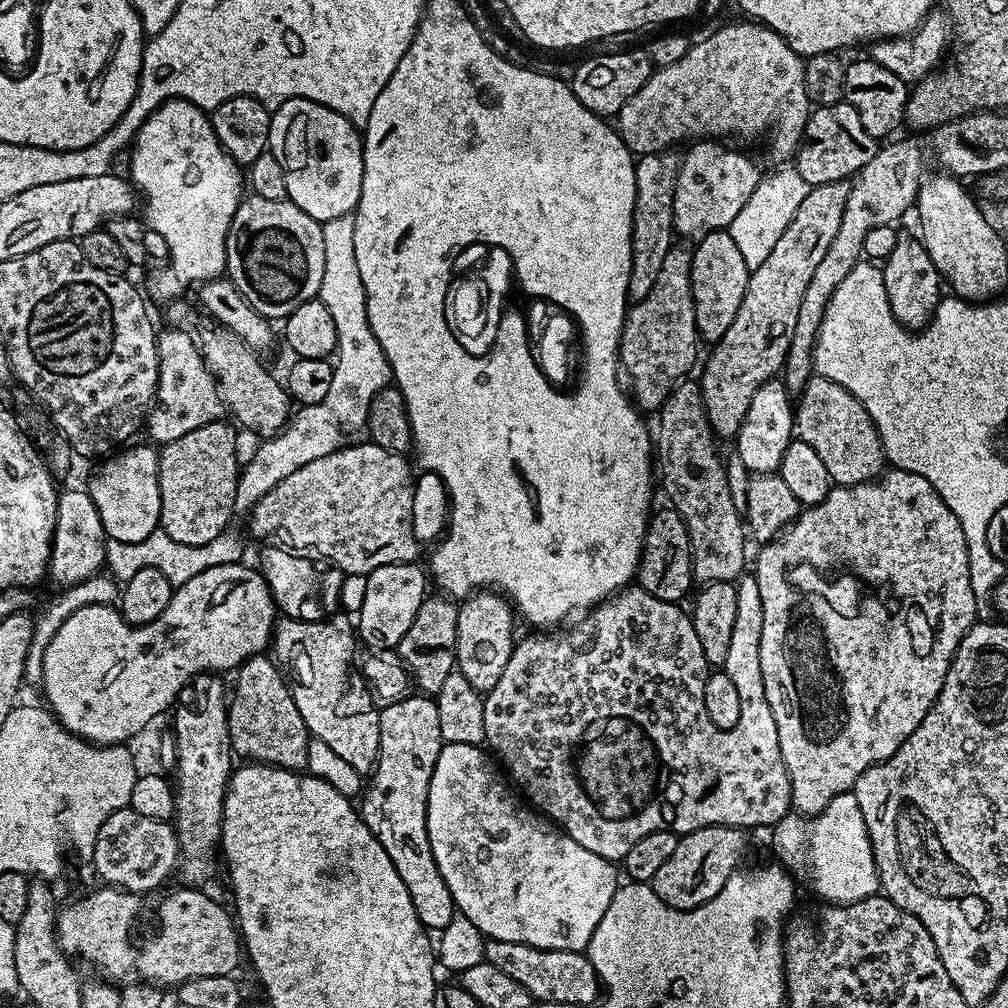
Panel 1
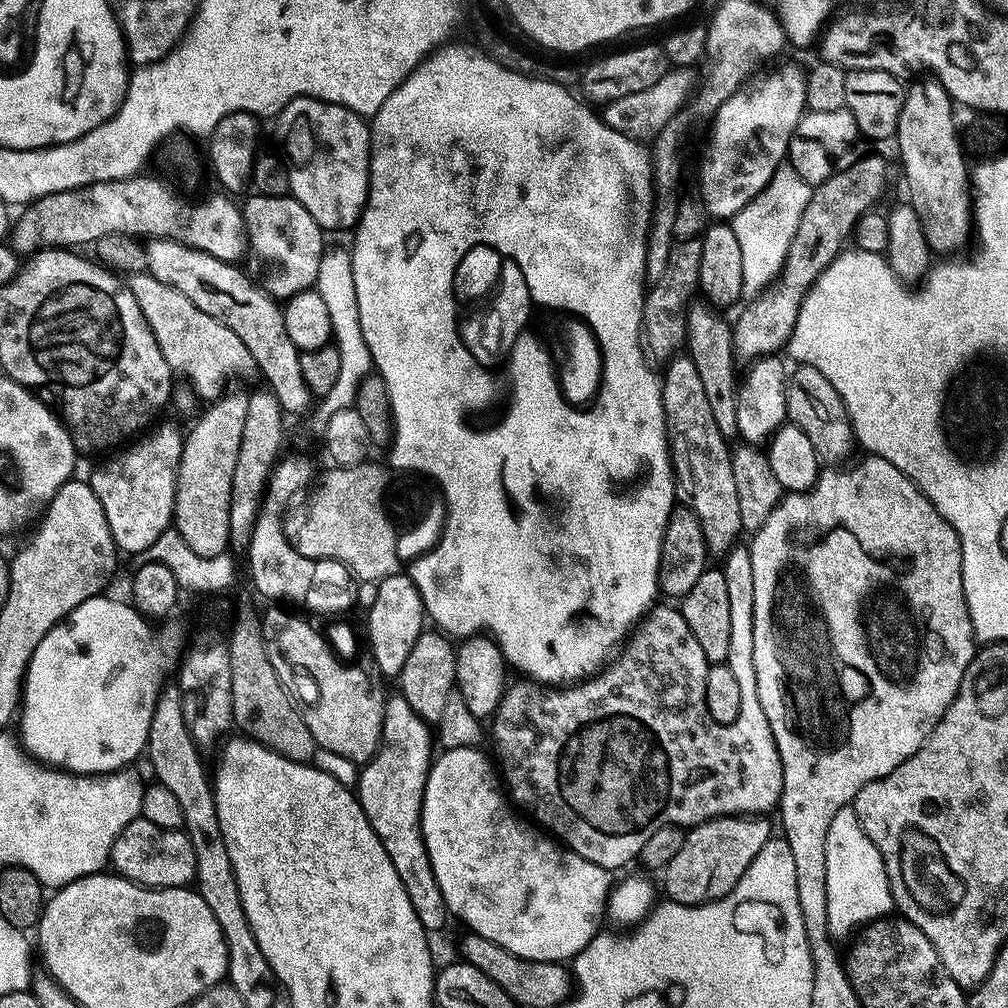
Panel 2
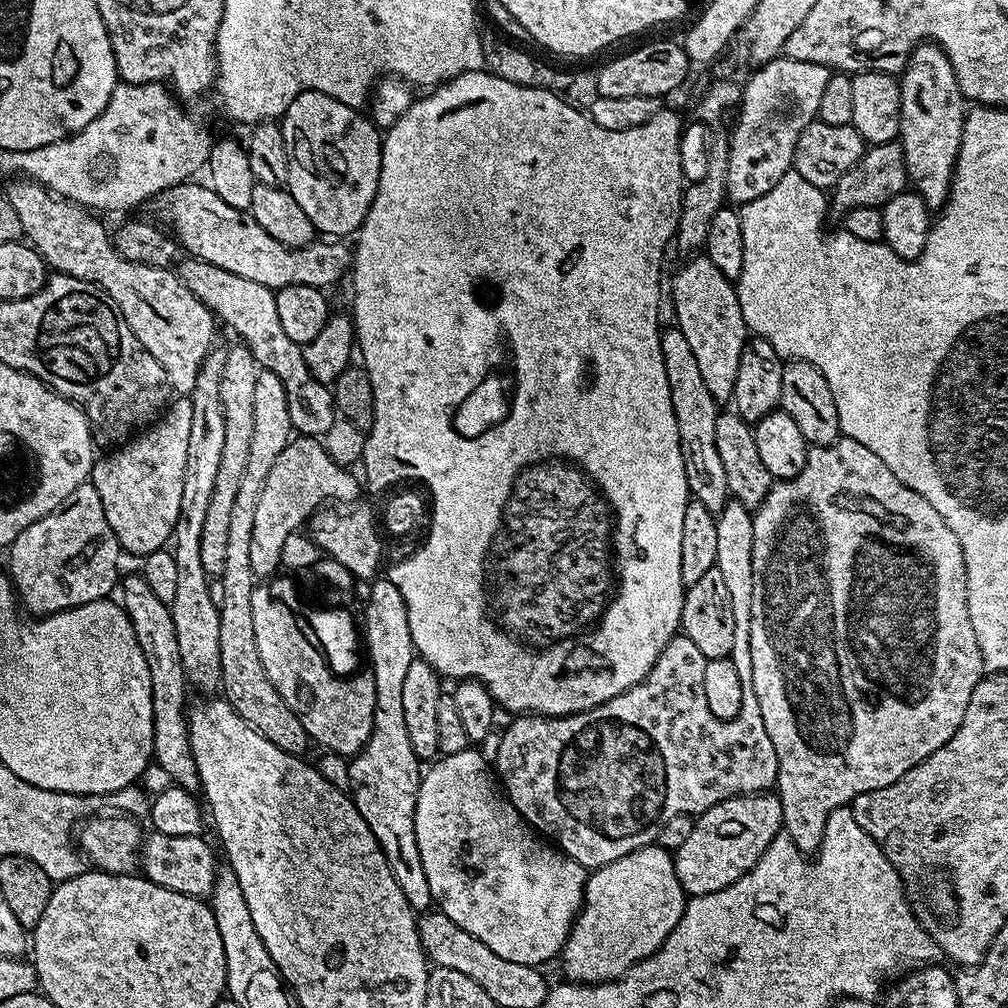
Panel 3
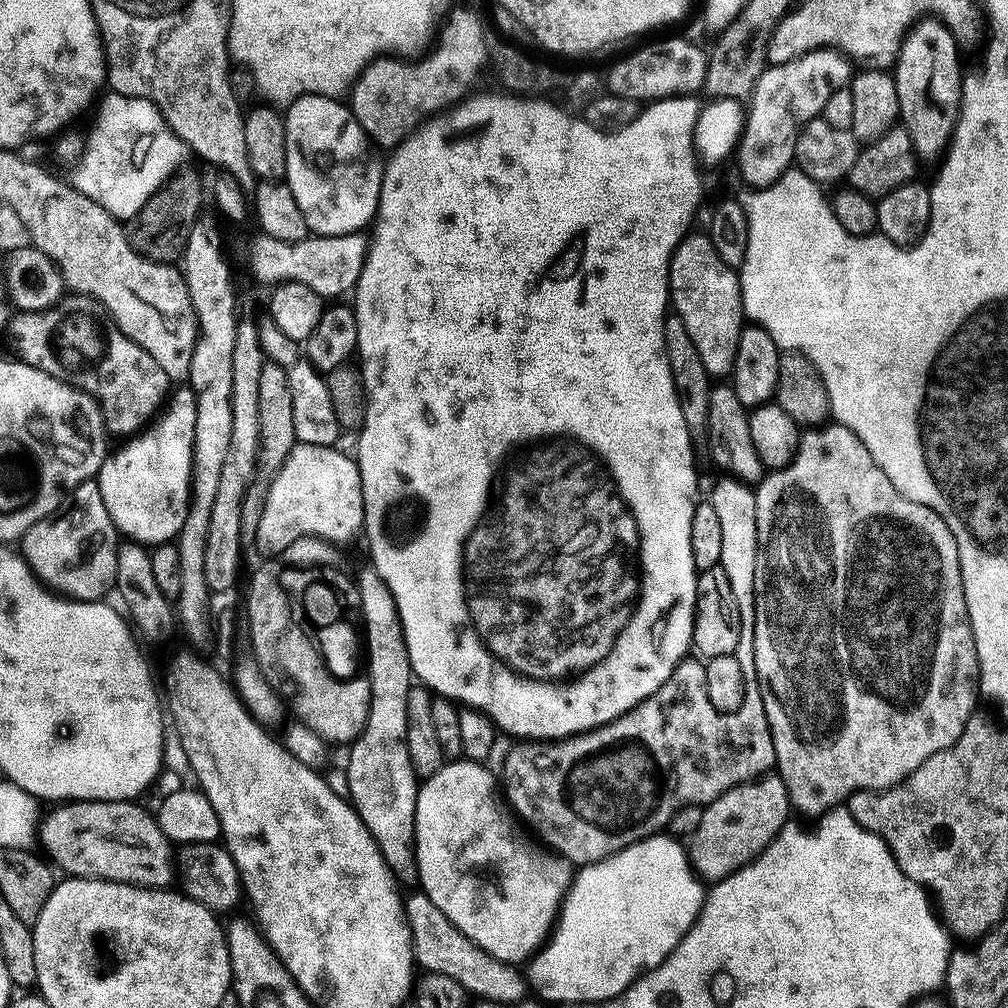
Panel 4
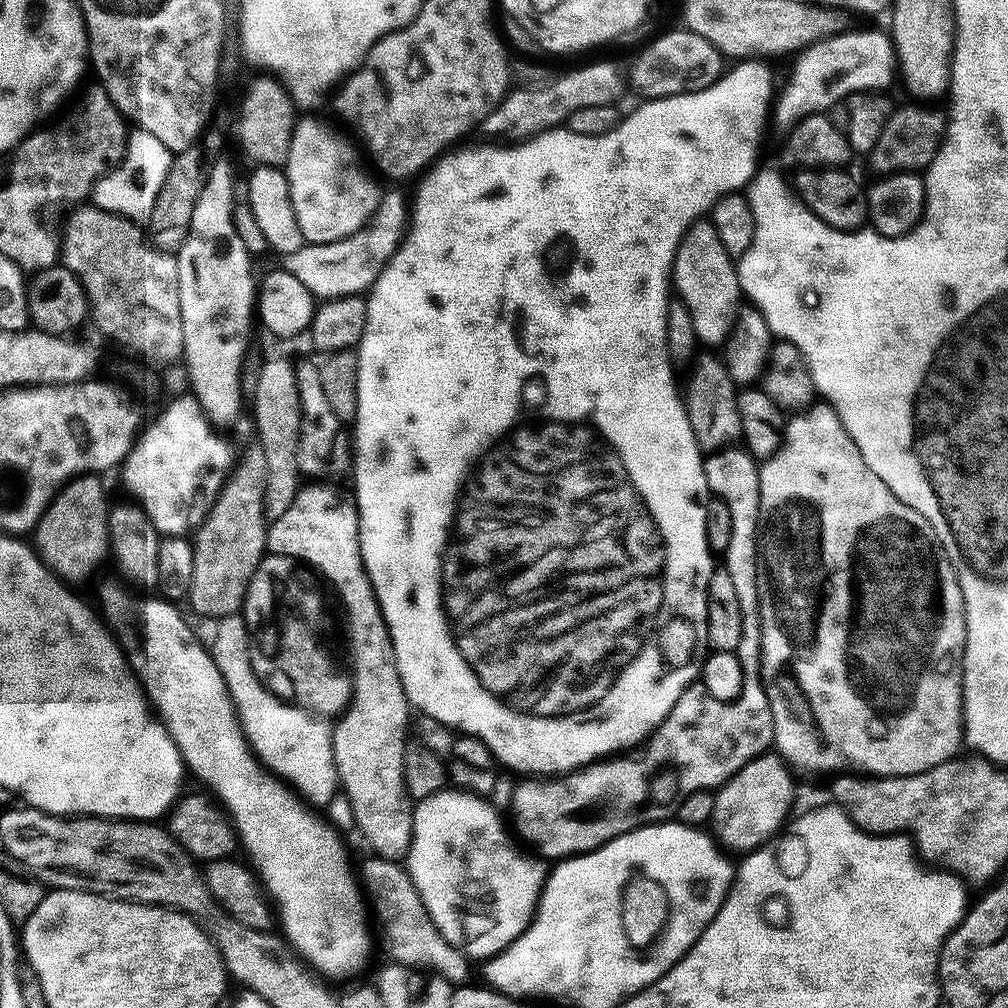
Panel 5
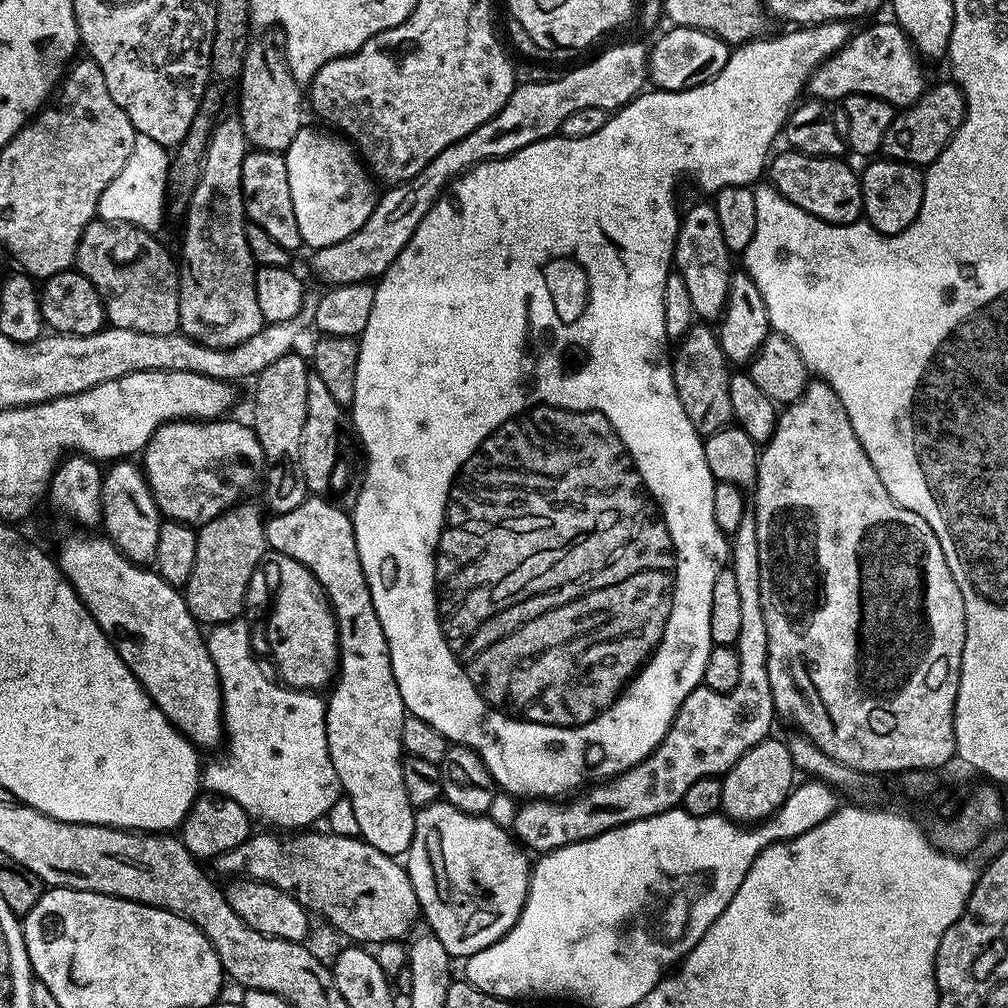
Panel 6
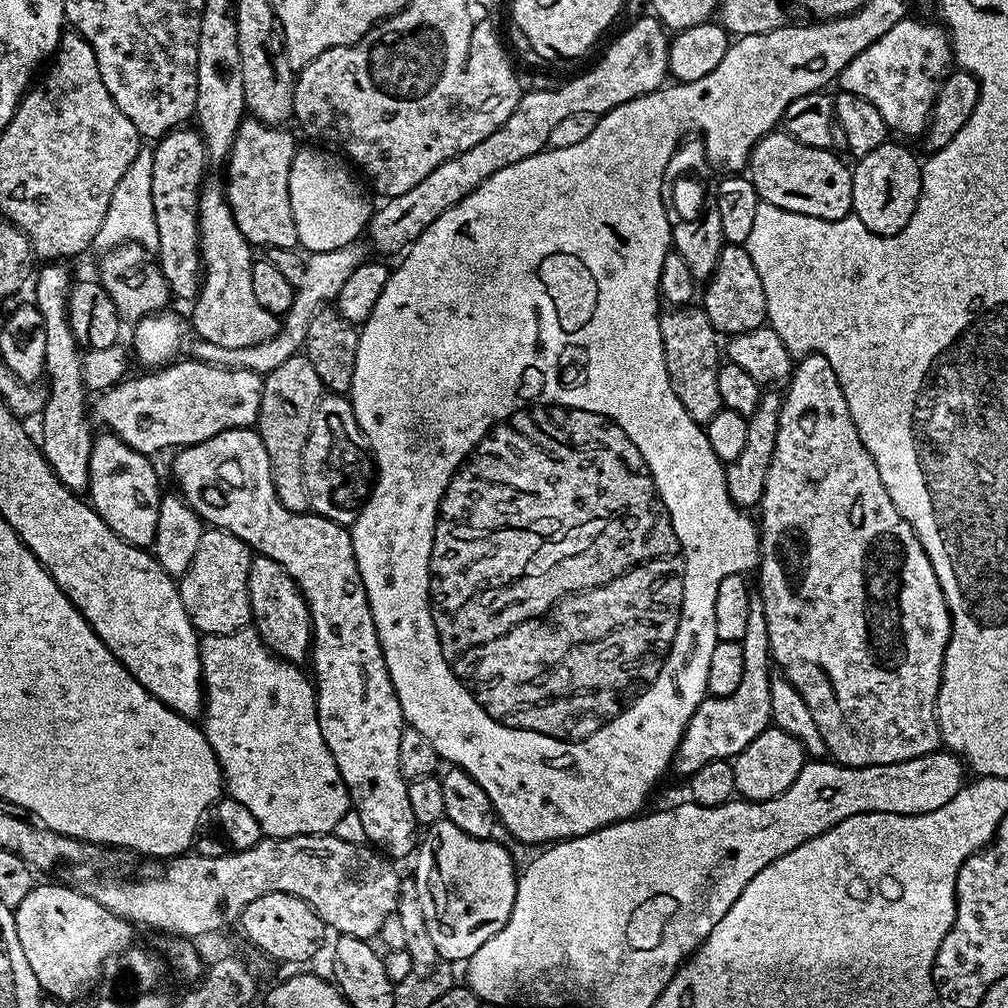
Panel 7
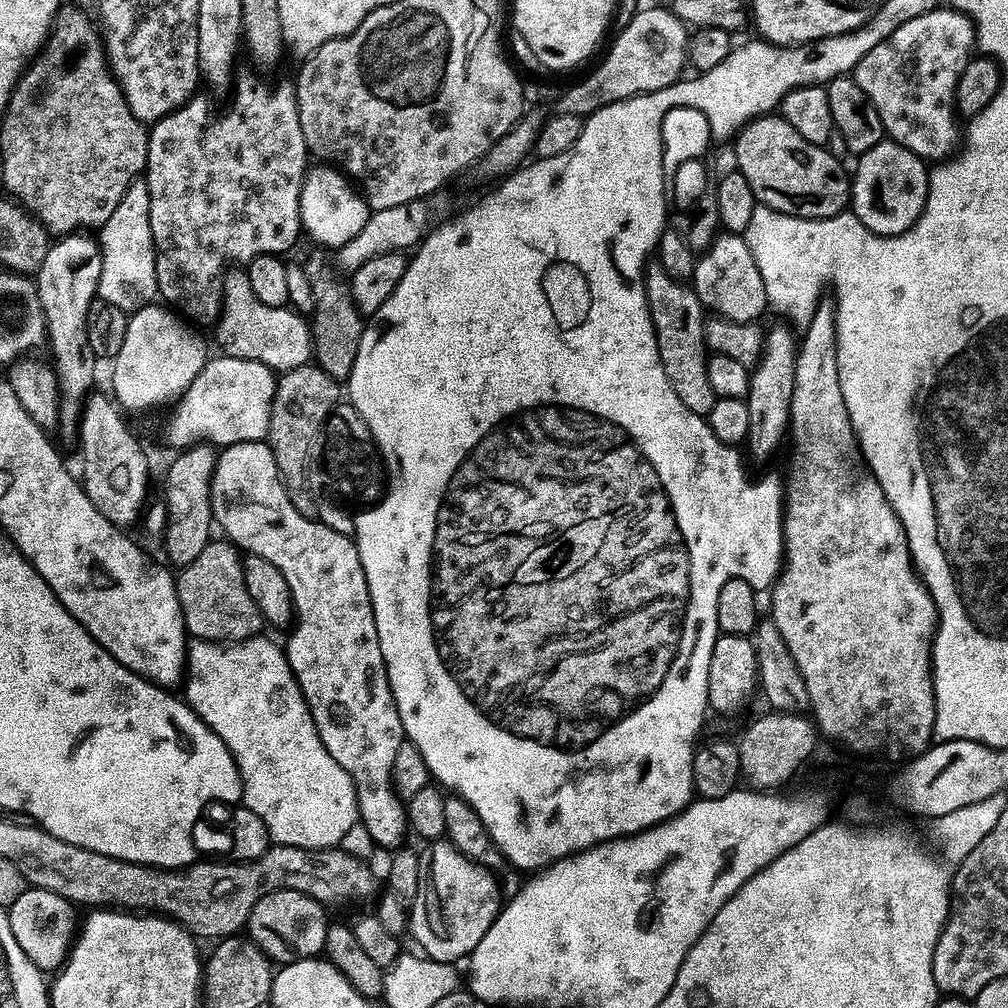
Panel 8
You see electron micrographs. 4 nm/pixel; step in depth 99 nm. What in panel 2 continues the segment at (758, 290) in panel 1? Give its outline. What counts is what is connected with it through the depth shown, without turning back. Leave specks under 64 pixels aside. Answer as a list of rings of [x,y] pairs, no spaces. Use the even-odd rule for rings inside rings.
[[[876,154],[861,155],[854,166],[839,171],[822,184],[813,187],[810,202],[802,212],[798,231],[780,275],[760,293],[749,299],[748,305],[736,316],[731,325],[735,359],[751,362],[761,356],[779,353],[788,343],[798,320],[802,302],[813,291],[812,283],[824,276],[826,266],[844,251],[854,225],[864,212],[869,211],[882,194],[888,176],[885,160]]]

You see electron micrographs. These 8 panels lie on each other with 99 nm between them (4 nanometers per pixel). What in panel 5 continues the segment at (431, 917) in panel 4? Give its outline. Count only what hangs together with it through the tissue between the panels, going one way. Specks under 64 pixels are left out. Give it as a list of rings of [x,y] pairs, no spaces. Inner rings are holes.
[[[371,859],[364,864],[364,878],[373,894],[380,899],[380,916],[384,919],[384,936],[388,939],[389,950],[392,951],[393,957],[391,959],[395,963],[405,965],[412,970],[415,970],[415,968],[429,968],[429,973],[451,980],[453,985],[463,985],[467,981],[464,979],[468,976],[469,957],[465,956],[460,949],[454,947],[450,942],[446,942],[446,938],[442,938],[438,926],[434,926],[422,898],[418,894],[418,890],[413,886],[411,876],[397,861]]]

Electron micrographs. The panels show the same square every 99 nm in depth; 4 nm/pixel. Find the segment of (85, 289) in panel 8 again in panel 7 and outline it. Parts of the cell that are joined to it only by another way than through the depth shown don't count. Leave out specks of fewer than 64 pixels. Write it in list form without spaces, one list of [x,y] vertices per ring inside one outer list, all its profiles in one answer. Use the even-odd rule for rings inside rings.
[[[48,262],[43,267],[44,269],[40,268],[34,276],[34,283],[36,282],[34,303],[42,314],[42,322],[46,326],[44,370],[49,378],[51,375],[52,378],[50,382],[47,381],[48,401],[45,402],[44,411],[38,420],[40,423],[38,444],[60,483],[71,492],[80,494],[87,489],[90,482],[90,454],[94,431],[92,432],[93,425],[90,423],[90,392],[84,386],[82,345],[76,340],[74,330],[70,330],[68,321],[68,298],[74,280],[73,277],[68,277],[68,272],[64,269],[67,267],[63,263]]]

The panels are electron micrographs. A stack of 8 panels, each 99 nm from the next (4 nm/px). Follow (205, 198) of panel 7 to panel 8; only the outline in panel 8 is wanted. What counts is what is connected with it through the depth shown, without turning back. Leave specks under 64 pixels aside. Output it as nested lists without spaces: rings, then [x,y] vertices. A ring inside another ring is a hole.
[[[247,271],[231,272],[222,280],[220,319],[214,325],[216,344],[220,347],[217,349],[225,356],[262,362],[277,374],[309,363],[314,356],[309,321],[291,307],[279,308],[258,302]]]

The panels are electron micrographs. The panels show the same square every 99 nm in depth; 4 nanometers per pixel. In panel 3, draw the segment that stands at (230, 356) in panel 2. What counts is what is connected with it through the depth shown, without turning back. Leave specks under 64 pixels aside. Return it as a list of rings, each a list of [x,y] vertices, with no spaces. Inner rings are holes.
[[[16,178],[9,184],[12,185],[6,189],[6,195],[10,206],[14,206],[14,214],[18,214],[18,222],[22,222],[27,243],[39,252],[49,269],[90,282],[105,292],[120,307],[122,318],[126,326],[130,326],[134,338],[142,342],[142,346],[158,360],[159,365],[165,370],[171,391],[176,394],[190,394],[196,386],[202,362],[217,343],[218,321],[212,311],[198,298],[194,298],[194,294],[190,294],[184,281],[172,268],[142,266],[122,258],[122,254],[114,250],[109,229],[104,229],[103,222],[95,220],[92,217],[95,215],[84,205],[75,204],[73,200],[63,200],[61,196],[53,196],[47,188],[35,184],[32,180]]]

